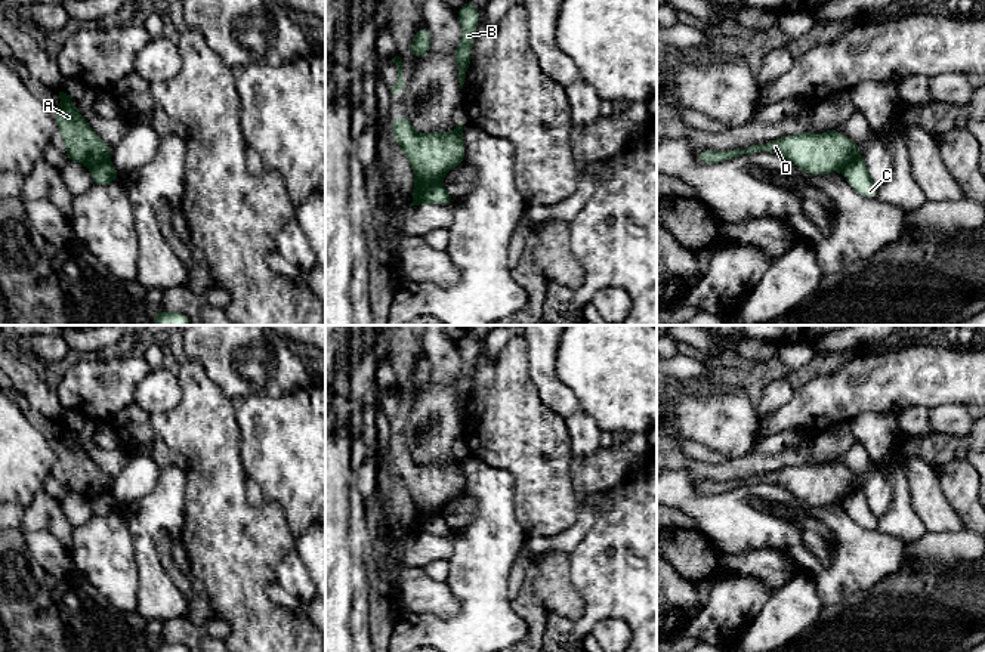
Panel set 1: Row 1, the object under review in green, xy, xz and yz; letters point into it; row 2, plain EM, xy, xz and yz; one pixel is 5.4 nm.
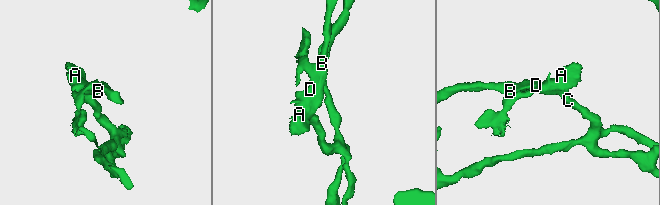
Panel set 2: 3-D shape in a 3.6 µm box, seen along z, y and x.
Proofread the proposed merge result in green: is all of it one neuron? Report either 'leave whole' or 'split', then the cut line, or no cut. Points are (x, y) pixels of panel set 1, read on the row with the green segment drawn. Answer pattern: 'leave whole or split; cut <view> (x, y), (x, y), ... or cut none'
split; cut xz (441, 181), (435, 182), (423, 194), (422, 203)

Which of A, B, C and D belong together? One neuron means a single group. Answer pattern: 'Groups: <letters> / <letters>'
Groups: A B D / C

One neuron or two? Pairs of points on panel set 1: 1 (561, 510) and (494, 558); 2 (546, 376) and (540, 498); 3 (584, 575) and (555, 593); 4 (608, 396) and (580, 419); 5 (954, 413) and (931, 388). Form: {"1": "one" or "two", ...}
{"1": "two", "2": "two", "3": "two", "4": "two", "5": "two"}

